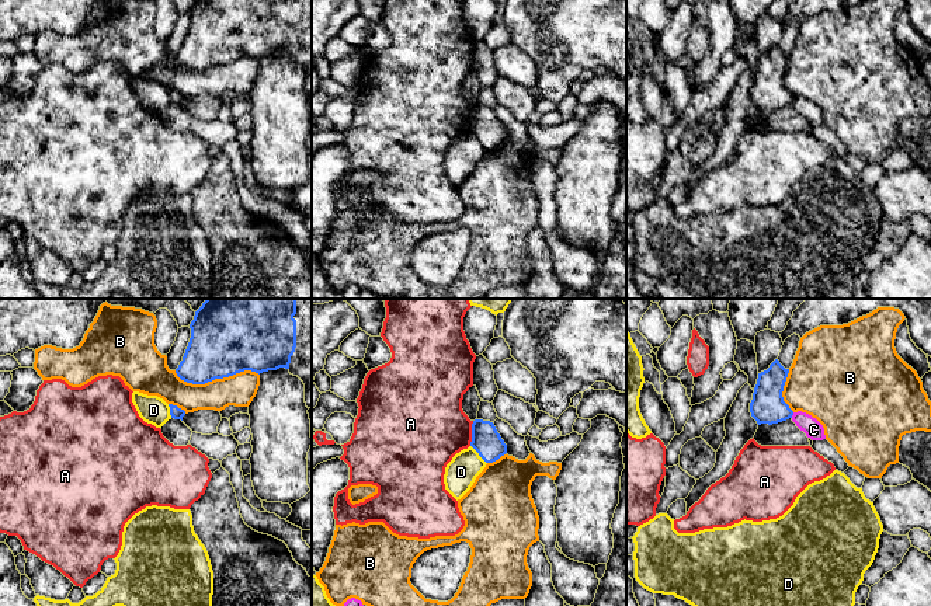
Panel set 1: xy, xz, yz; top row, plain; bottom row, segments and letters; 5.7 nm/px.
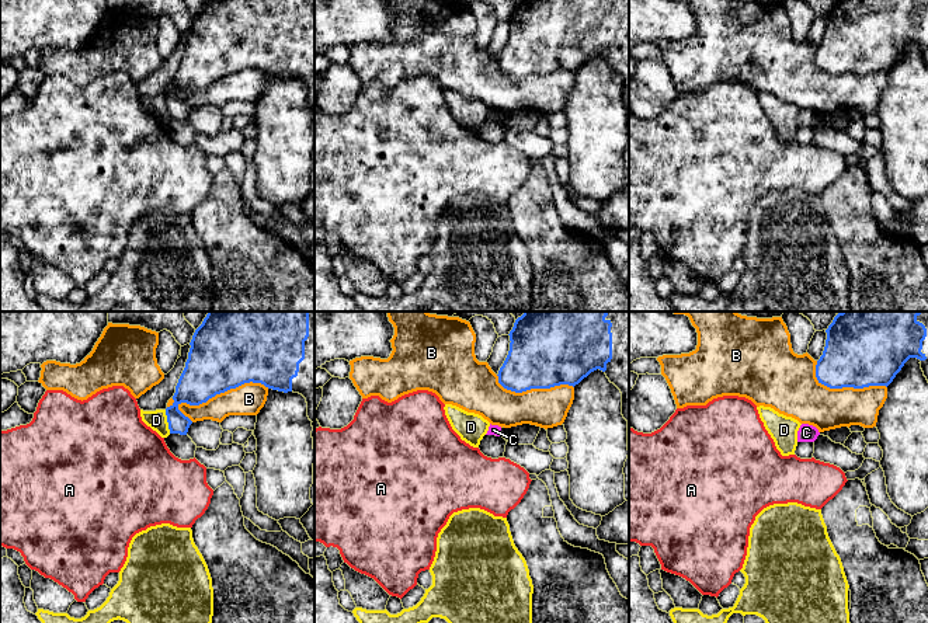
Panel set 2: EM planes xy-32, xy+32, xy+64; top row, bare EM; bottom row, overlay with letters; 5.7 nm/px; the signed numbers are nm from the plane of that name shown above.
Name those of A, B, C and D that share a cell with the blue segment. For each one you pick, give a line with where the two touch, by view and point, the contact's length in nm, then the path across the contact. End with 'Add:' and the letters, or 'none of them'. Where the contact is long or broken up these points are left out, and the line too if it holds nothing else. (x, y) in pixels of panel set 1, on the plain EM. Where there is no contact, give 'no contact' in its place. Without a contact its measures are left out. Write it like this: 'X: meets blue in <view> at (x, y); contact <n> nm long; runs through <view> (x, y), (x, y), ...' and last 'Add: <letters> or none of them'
Add: none of them

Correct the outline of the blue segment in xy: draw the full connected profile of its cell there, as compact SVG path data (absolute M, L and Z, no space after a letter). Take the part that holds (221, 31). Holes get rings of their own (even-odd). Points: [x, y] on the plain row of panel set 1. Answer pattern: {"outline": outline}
{"outline": "M195 0L191 24L177 62L192 70L205 70L236 59L263 59L285 53L305 70L305 88L312 94L312 0Z"}

